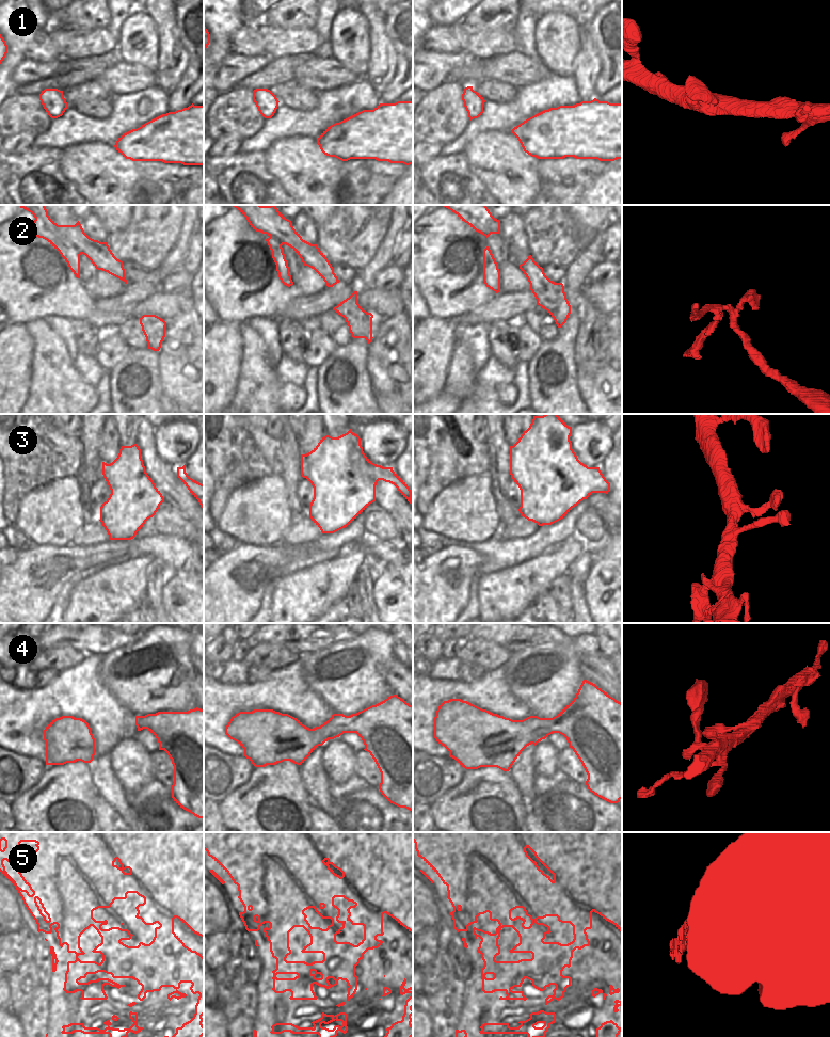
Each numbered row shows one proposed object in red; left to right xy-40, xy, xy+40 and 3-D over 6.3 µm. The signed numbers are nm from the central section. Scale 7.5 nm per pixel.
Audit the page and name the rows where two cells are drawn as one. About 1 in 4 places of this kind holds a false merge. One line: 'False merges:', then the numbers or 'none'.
False merges: 2

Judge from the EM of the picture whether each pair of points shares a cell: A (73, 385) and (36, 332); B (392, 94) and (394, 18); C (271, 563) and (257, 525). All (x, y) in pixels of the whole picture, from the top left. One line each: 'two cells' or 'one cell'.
A: one cell
B: one cell
C: two cells

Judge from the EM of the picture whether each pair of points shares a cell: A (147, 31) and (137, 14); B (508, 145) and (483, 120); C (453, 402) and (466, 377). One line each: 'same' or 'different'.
A: same
B: different
C: different

